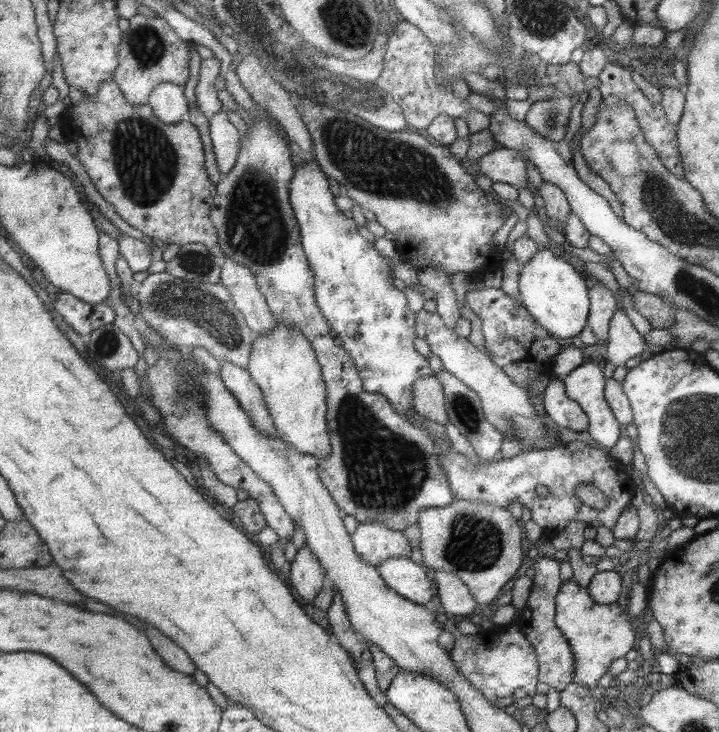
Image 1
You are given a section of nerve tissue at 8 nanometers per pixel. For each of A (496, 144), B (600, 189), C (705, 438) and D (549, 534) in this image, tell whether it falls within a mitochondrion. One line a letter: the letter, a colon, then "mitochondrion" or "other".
A: other
B: other
C: mitochondrion
D: other

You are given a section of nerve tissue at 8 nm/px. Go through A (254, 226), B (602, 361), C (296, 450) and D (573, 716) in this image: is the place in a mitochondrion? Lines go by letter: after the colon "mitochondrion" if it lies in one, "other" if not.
A: mitochondrion
B: other
C: other
D: other

